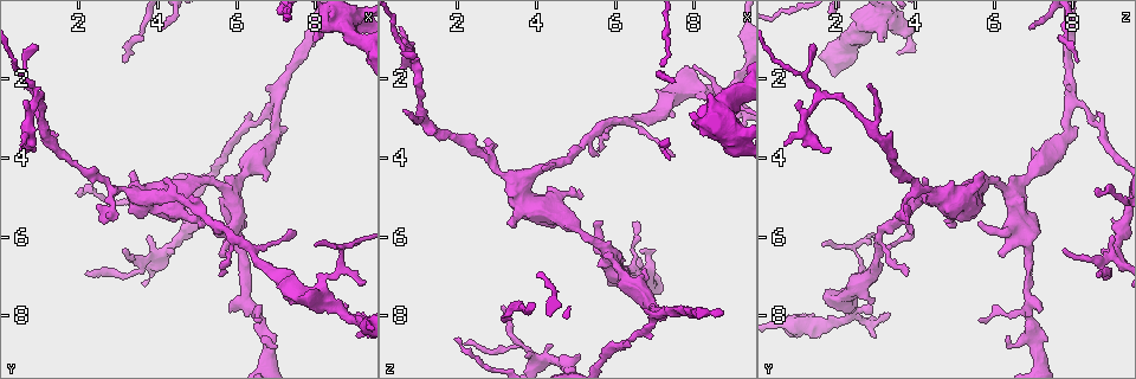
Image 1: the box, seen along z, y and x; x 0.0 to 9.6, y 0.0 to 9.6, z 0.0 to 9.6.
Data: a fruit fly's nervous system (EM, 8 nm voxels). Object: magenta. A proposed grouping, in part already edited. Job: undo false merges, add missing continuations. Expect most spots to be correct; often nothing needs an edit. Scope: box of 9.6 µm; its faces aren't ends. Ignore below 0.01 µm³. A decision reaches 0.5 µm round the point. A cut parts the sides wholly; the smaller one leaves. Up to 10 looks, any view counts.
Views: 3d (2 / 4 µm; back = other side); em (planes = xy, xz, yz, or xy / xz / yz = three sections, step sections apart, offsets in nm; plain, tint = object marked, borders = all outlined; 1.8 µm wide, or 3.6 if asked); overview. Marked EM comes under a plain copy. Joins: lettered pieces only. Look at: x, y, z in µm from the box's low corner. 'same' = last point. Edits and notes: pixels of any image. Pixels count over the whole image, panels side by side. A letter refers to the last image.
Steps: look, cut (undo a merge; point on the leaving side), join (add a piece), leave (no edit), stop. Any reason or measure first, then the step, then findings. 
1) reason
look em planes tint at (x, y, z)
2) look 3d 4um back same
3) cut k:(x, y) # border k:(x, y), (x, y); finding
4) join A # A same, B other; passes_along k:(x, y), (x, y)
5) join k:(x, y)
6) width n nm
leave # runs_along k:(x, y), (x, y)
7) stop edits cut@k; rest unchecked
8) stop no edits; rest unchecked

free end
look 3d 4um at (8.05, 1.15, 3.25)

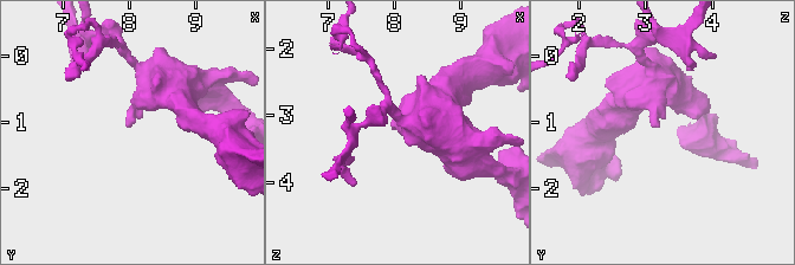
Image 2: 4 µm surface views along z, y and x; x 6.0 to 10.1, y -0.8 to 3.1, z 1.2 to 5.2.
look em xy step 8 borders at (8.00, 1.10, 3.15)

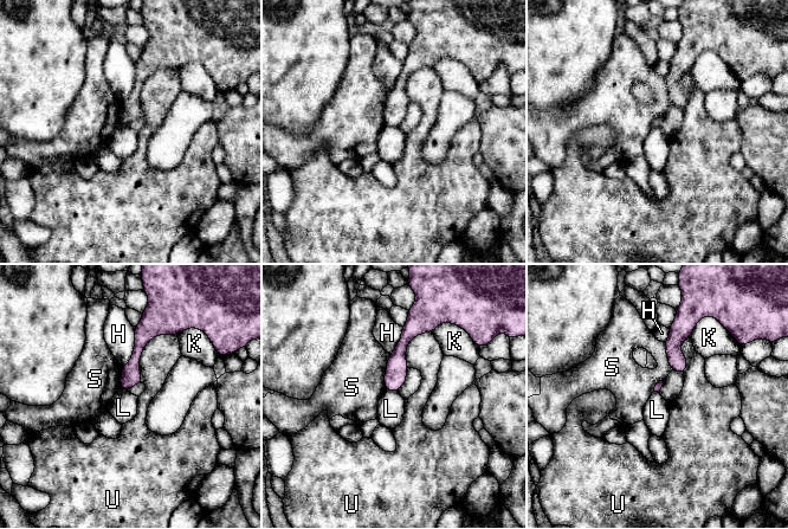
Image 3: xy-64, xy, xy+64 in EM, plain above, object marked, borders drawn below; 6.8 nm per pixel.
leave # H other, K other, L other, S other, U other; runs_along 3:(419, 330), (404, 341), (389, 388); none of them fits

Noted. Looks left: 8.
an open end
look em xz step 16 tint at (3.15, 1.55, 8.10)

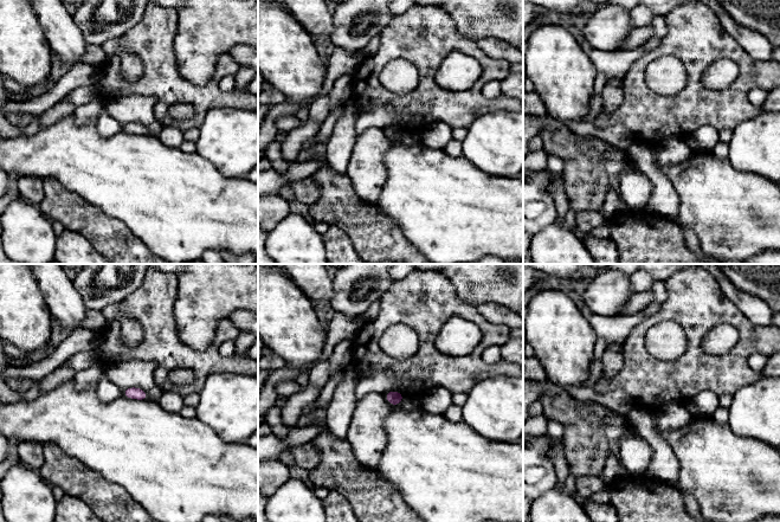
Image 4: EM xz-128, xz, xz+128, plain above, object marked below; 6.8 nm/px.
look em xy step 16 borders same

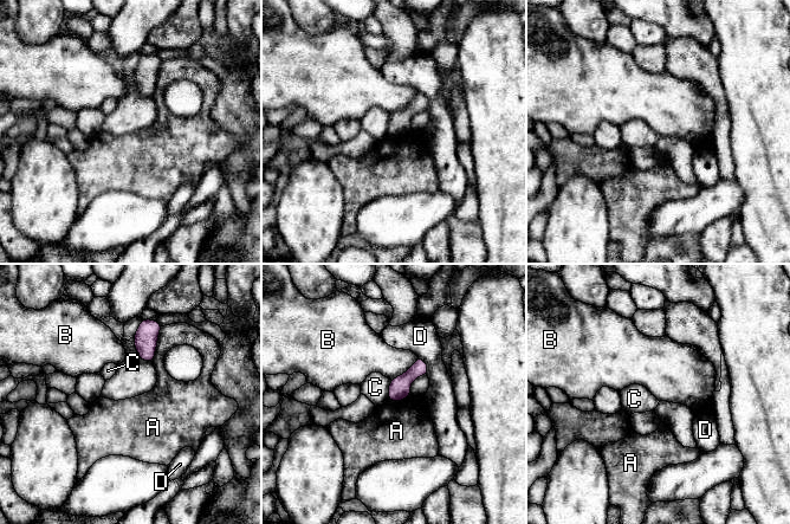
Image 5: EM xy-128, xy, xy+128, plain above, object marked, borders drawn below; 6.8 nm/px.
leave # A other, B other, C other, D other; none of them fits

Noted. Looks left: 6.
branch point
look 3d 2um at (1.00, 2.40, 1.65)

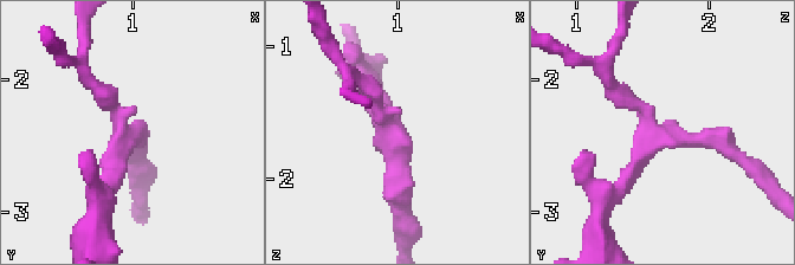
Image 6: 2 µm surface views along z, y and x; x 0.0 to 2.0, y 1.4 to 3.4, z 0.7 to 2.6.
arms 3
look em xz step 16 tint at (0.92, 2.44, 1.60)

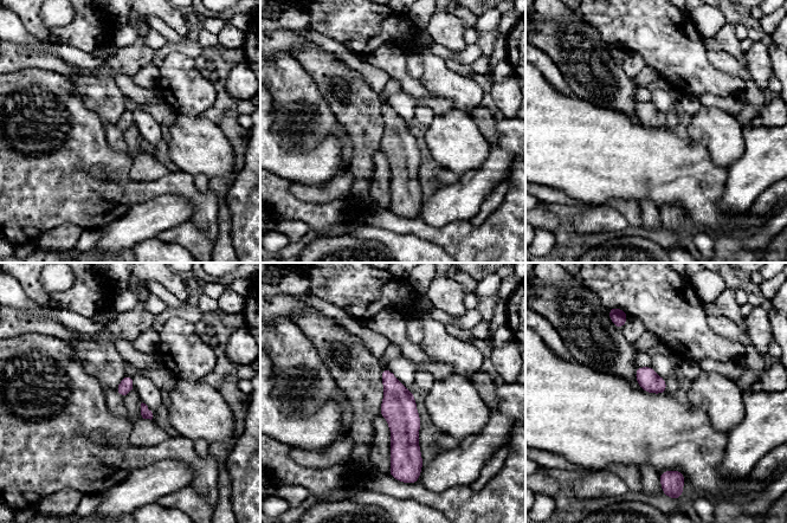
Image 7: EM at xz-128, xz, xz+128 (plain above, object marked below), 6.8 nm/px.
cut it another way
look em planes borders same

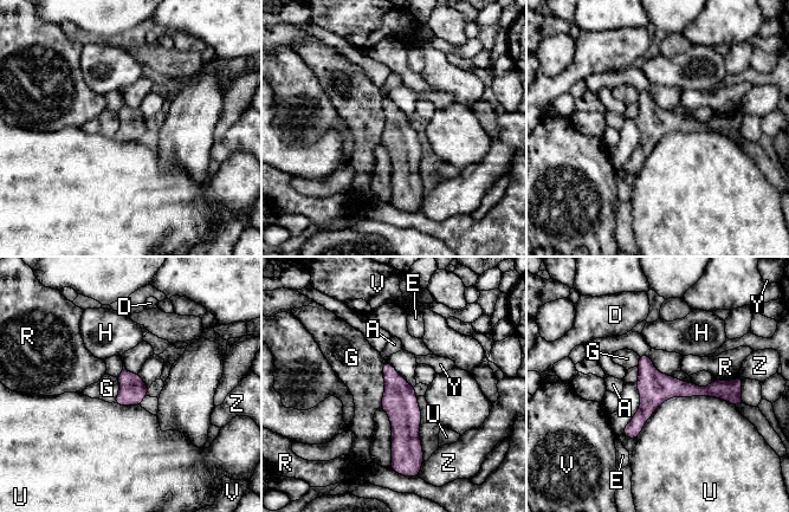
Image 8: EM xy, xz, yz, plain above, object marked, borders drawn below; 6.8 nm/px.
width 180 nm
leave # A other, D other, E other, G other, H other, R other, U other, V other, Y other, Z other; runs_along 8:(730, 383), (665, 390), (626, 432); continuous, no second neuron

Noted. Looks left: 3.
thick turns thin
look em 3.6um xy step 16 borders at (8.00, 7.50, 2.20)

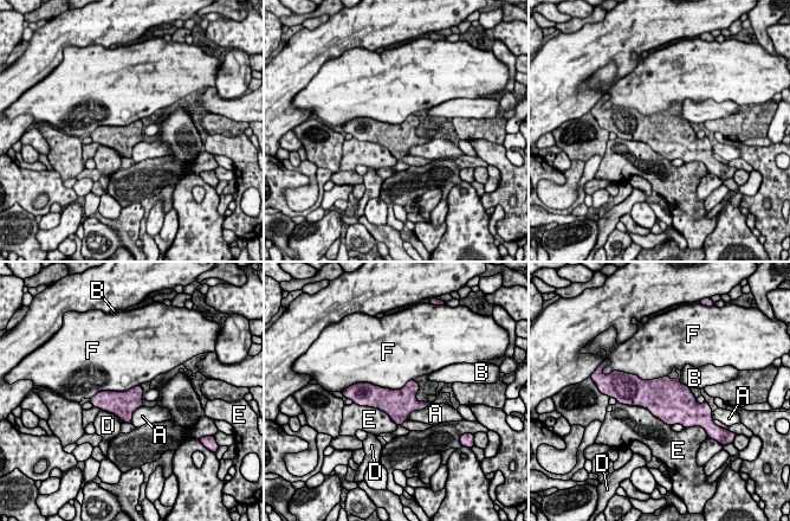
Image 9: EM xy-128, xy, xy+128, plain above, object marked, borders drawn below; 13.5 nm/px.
leave # A other, B other, D other, E other, F other; border 9:(414, 379), (400, 388), (357, 384); one neuron here

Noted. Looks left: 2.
stop no edits; rest unchecked

